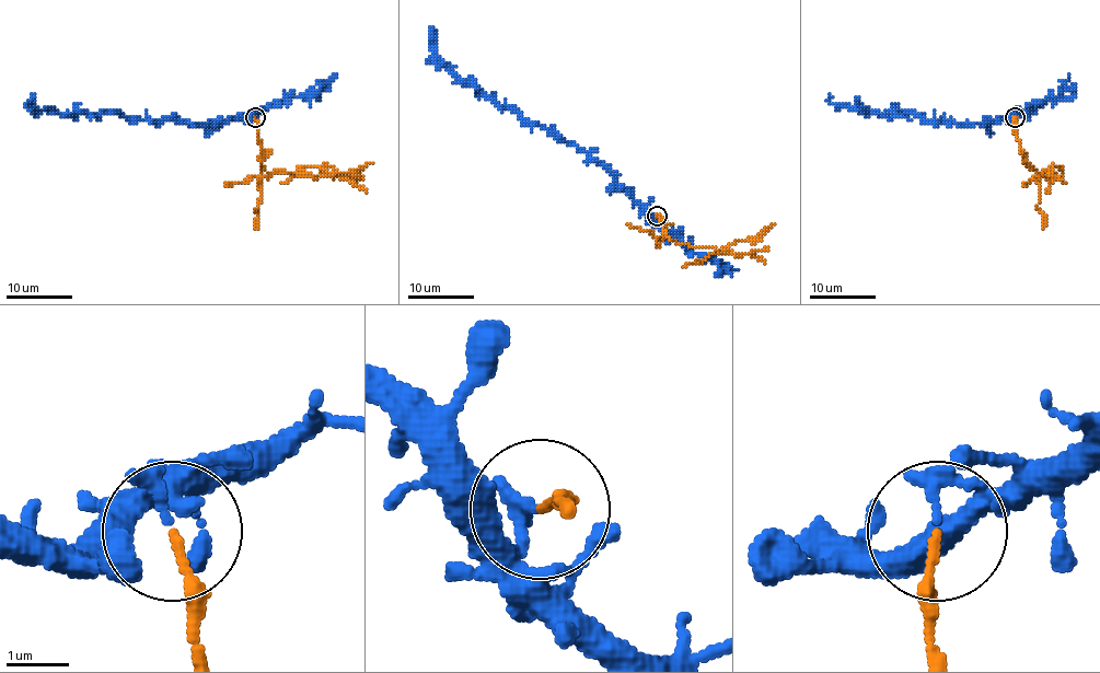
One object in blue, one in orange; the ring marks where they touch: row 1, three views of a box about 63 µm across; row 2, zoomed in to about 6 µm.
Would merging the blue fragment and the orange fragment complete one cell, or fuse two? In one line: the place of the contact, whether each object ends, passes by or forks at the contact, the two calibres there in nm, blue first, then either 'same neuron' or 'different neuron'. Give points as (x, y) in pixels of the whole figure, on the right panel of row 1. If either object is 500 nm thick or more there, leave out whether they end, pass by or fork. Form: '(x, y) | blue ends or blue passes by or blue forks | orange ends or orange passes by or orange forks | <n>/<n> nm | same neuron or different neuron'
(1015, 117) | blue ends | orange ends | 220/120 nm | different neuron

